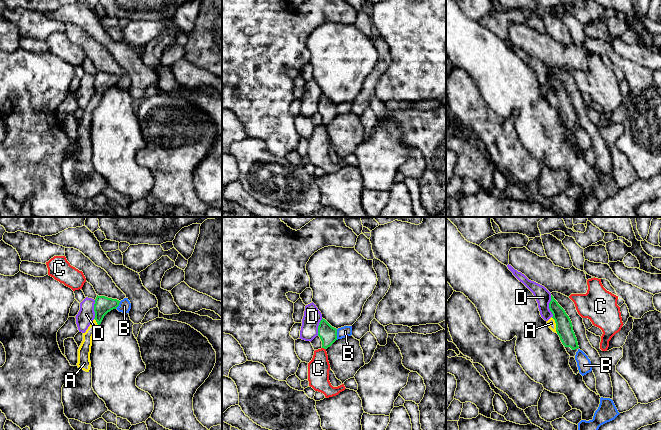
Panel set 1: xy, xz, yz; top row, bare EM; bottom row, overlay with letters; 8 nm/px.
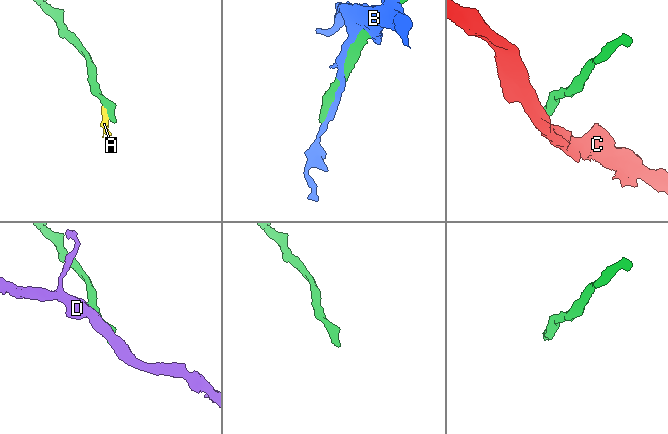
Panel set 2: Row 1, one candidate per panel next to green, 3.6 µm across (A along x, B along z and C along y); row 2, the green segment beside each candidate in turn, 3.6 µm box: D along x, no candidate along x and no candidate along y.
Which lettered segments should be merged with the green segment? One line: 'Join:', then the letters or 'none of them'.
Join: A

